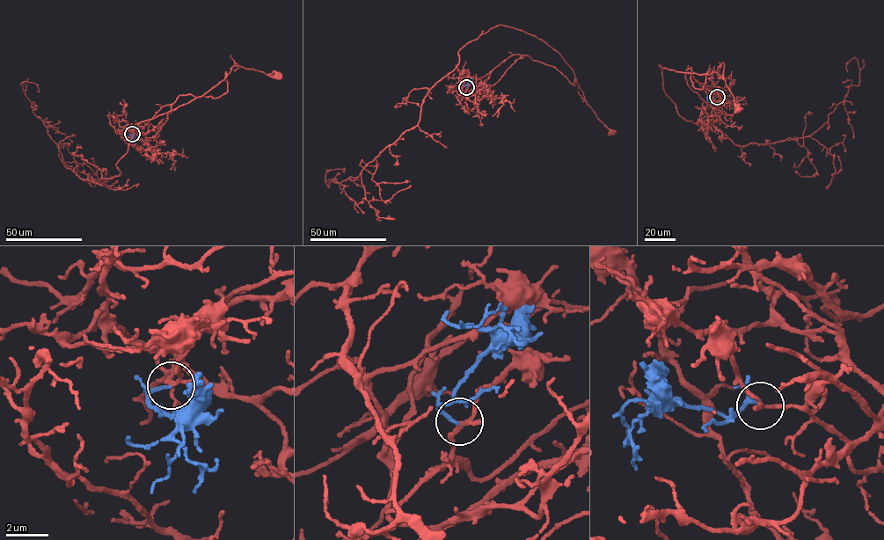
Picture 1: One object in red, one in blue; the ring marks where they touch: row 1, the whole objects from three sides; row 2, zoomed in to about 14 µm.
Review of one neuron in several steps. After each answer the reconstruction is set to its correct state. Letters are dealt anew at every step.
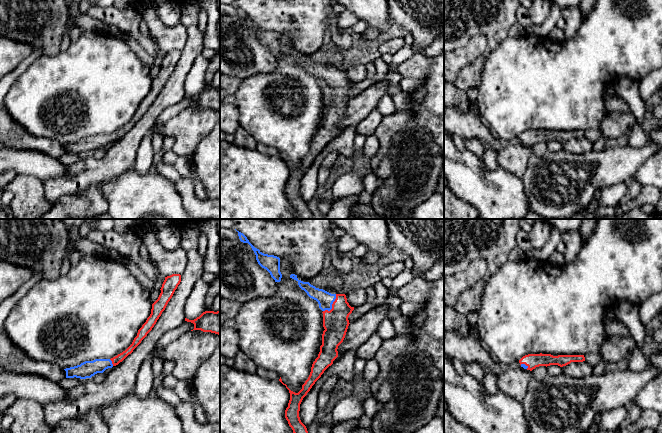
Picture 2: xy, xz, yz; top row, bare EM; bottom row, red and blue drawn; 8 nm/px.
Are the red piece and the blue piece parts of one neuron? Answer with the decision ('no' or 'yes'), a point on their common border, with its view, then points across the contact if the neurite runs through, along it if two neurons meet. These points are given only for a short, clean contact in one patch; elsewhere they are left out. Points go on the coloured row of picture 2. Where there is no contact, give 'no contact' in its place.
yes; meets red in xz at (332, 305); runs through xz (335, 322), (332, 305), (325, 299)

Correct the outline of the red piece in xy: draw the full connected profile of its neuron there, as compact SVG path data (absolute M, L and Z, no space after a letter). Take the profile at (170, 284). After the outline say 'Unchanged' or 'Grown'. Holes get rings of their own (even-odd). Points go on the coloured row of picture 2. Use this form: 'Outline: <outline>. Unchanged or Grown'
Outline: M172 274L165 277L161 287L161 293L158 299L152 304L151 314L146 322L138 330L137 336L134 338L132 344L122 353L111 359L95 359L93 361L85 361L80 365L66 368L66 378L91 378L97 373L103 373L106 369L112 368L122 362L133 350L141 343L141 341L152 330L157 320L165 310L168 302L172 298L175 290L181 282L180 274Z. Grown

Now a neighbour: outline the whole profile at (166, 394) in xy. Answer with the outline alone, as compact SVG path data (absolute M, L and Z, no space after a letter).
M160 385L156 389L156 397L160 398L161 400L167 402L174 407L182 402L179 396L172 389L167 388L164 385Z

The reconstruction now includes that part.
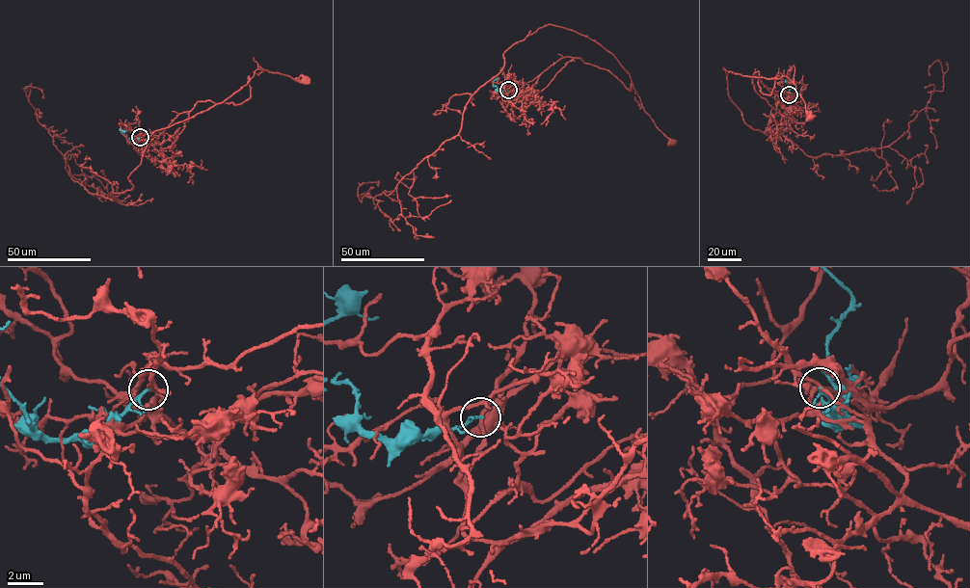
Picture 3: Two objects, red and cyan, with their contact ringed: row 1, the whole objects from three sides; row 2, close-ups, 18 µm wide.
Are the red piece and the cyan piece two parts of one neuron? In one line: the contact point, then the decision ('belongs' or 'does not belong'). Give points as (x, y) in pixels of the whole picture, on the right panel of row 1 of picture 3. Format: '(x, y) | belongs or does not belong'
(789, 94) | does not belong

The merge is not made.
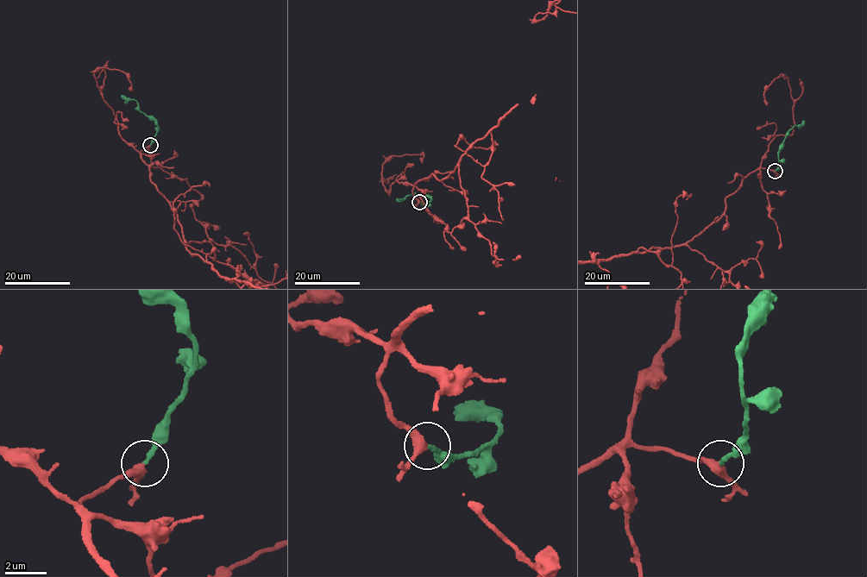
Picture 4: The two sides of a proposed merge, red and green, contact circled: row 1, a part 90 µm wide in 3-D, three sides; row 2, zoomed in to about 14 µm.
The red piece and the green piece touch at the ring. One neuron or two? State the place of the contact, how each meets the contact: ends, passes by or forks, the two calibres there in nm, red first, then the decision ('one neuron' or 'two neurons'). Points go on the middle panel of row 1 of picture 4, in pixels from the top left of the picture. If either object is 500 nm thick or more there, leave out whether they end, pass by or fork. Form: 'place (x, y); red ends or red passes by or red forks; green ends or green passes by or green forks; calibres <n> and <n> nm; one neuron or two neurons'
place (419, 202); red passes by; green ends; calibres 340 and 200 nm; one neuron

